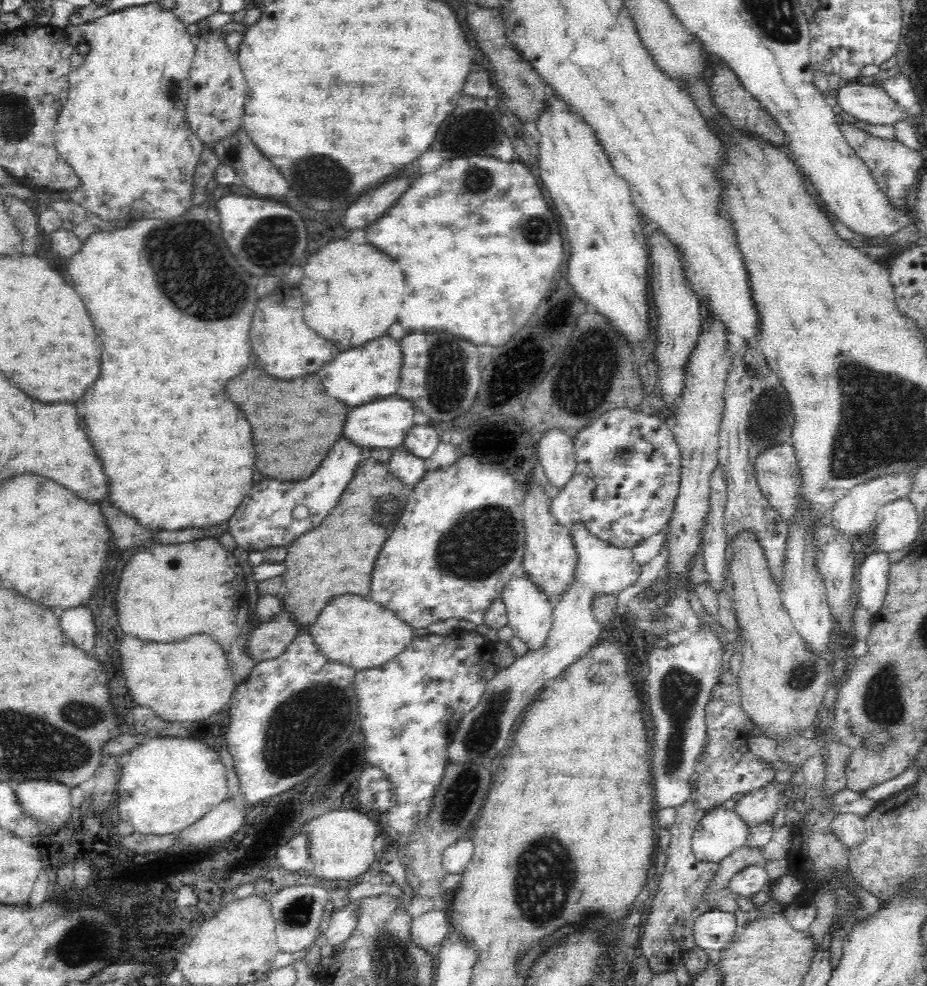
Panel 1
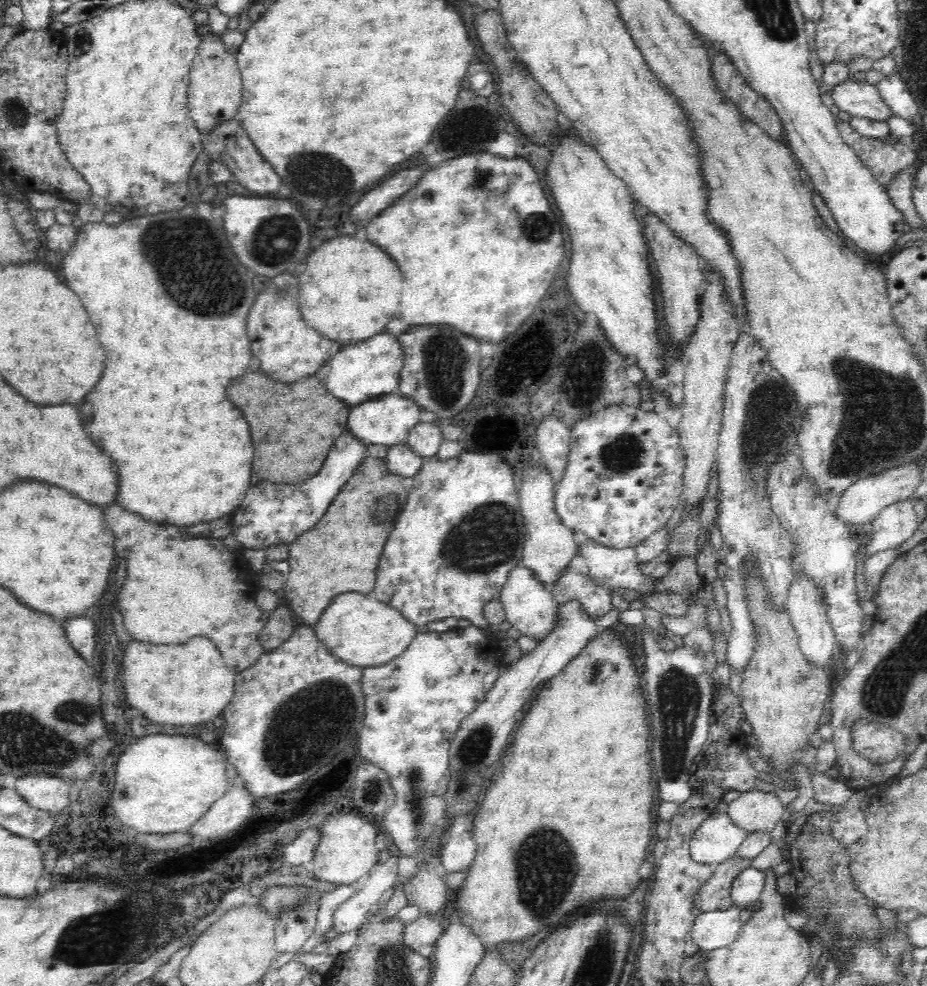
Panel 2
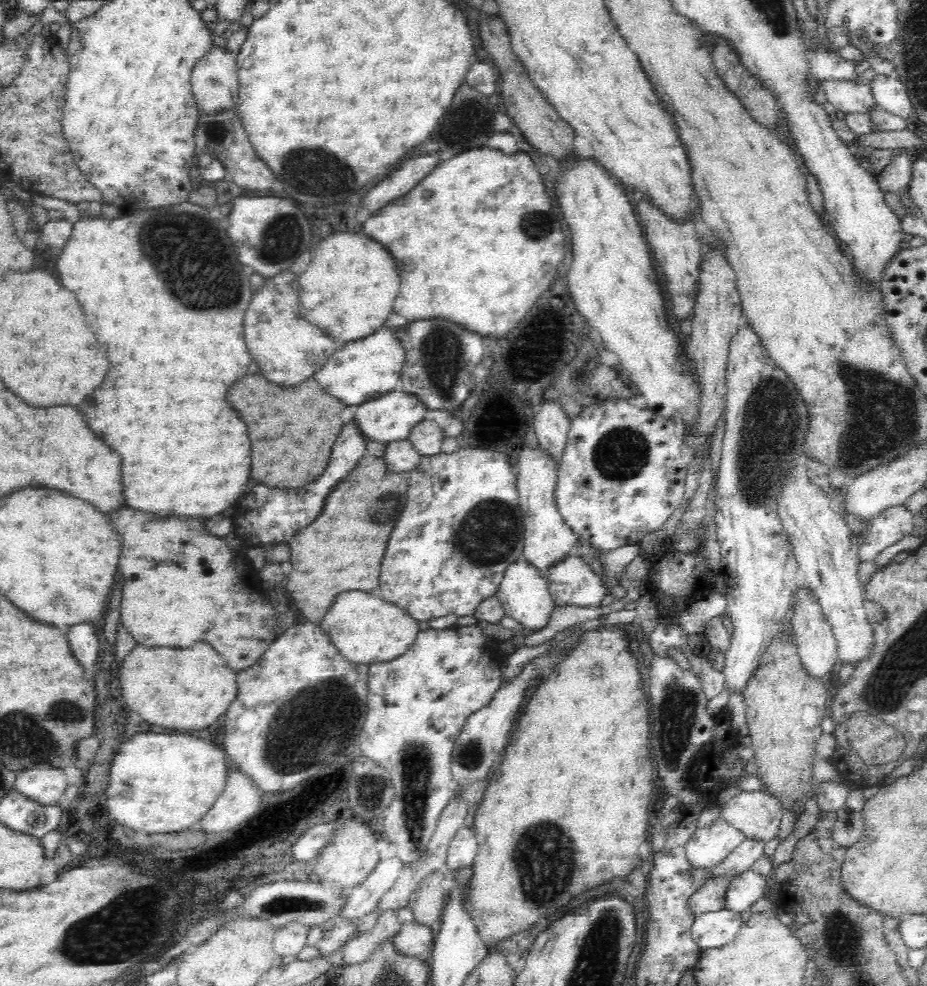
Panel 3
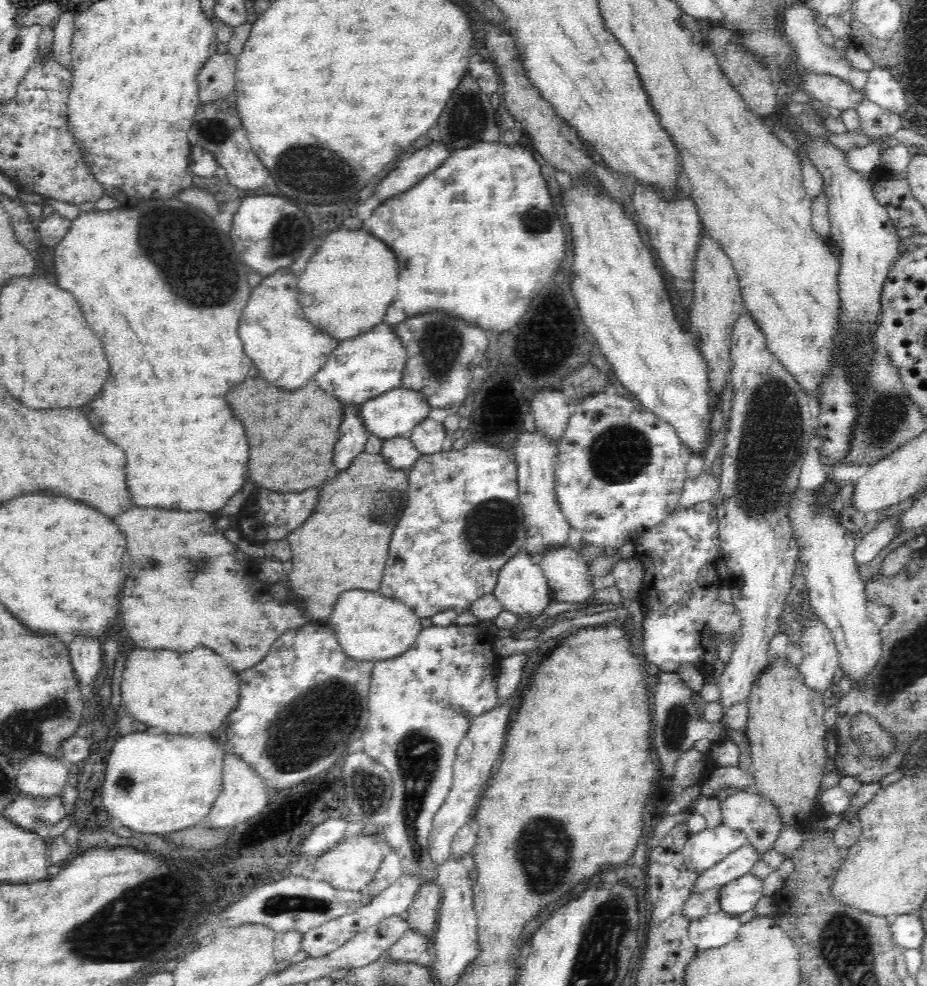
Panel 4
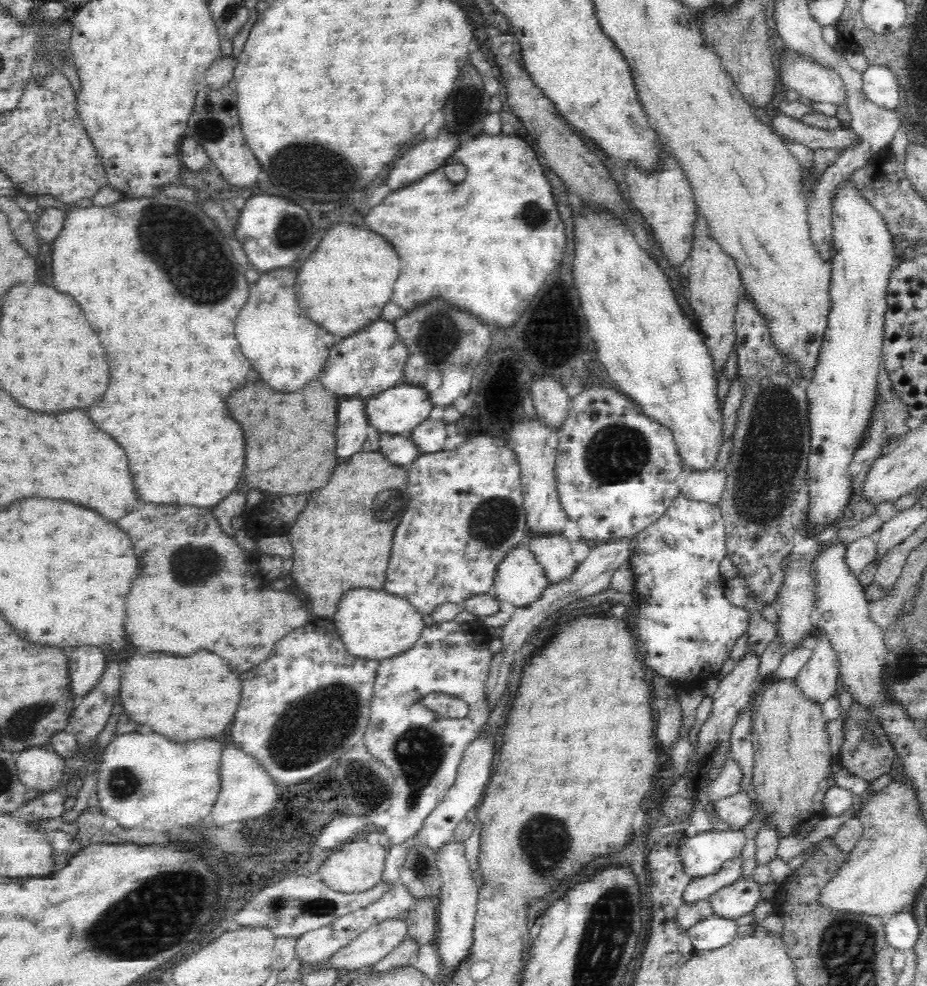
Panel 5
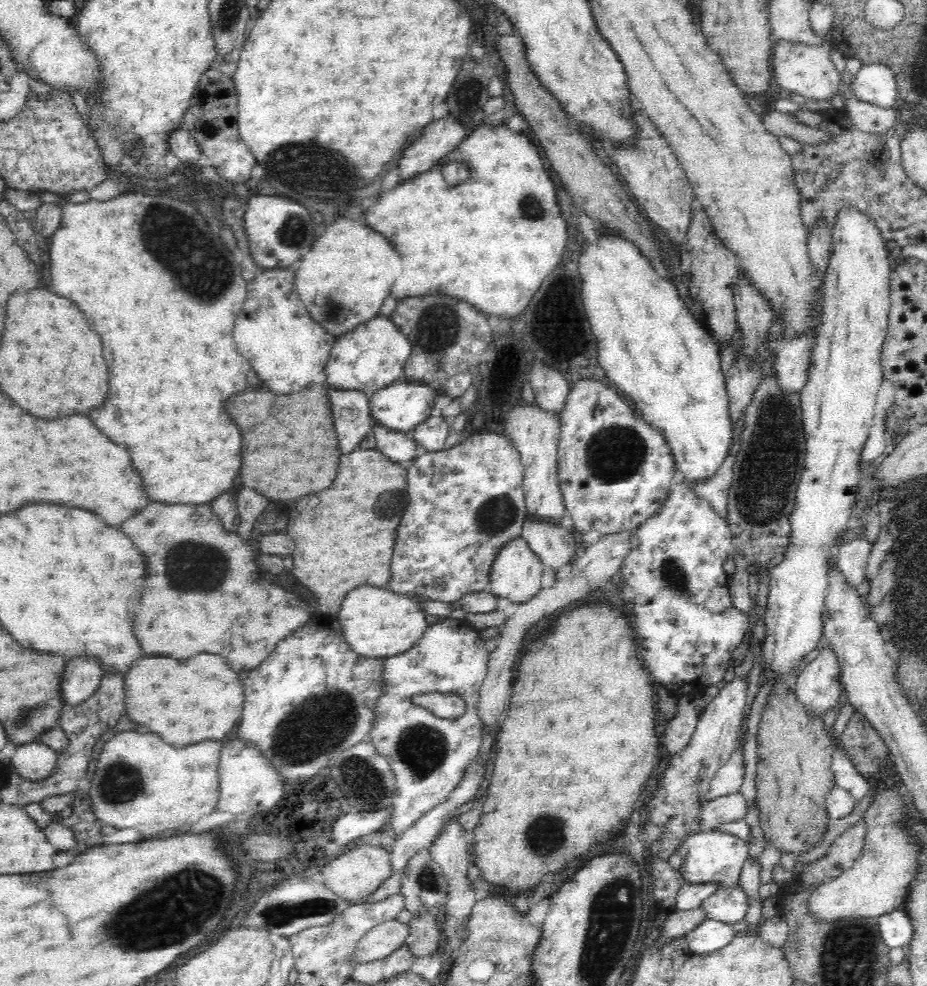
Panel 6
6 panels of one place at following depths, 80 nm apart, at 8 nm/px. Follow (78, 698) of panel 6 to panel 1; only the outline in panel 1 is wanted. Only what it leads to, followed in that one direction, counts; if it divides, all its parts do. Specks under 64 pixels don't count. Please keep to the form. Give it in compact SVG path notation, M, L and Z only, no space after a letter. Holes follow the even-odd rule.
M88 606L66 608L58 614L59 626L64 636L74 642L77 648L92 652L96 640L96 630L92 612Z

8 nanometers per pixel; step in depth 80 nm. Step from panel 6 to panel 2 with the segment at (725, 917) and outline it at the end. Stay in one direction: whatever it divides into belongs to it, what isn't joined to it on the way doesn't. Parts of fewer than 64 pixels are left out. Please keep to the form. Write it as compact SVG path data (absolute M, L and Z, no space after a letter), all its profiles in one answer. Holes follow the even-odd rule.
M745 868L731 884L732 904L738 908L748 908L760 898L764 890L766 872L760 868Z

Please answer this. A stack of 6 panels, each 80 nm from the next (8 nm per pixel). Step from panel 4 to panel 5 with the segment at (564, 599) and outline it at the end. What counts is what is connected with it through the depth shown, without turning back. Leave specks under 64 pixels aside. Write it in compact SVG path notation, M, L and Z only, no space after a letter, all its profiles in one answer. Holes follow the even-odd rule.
M564 535L529 538L528 542L549 584L560 584L574 576L580 562L574 560L570 543Z

